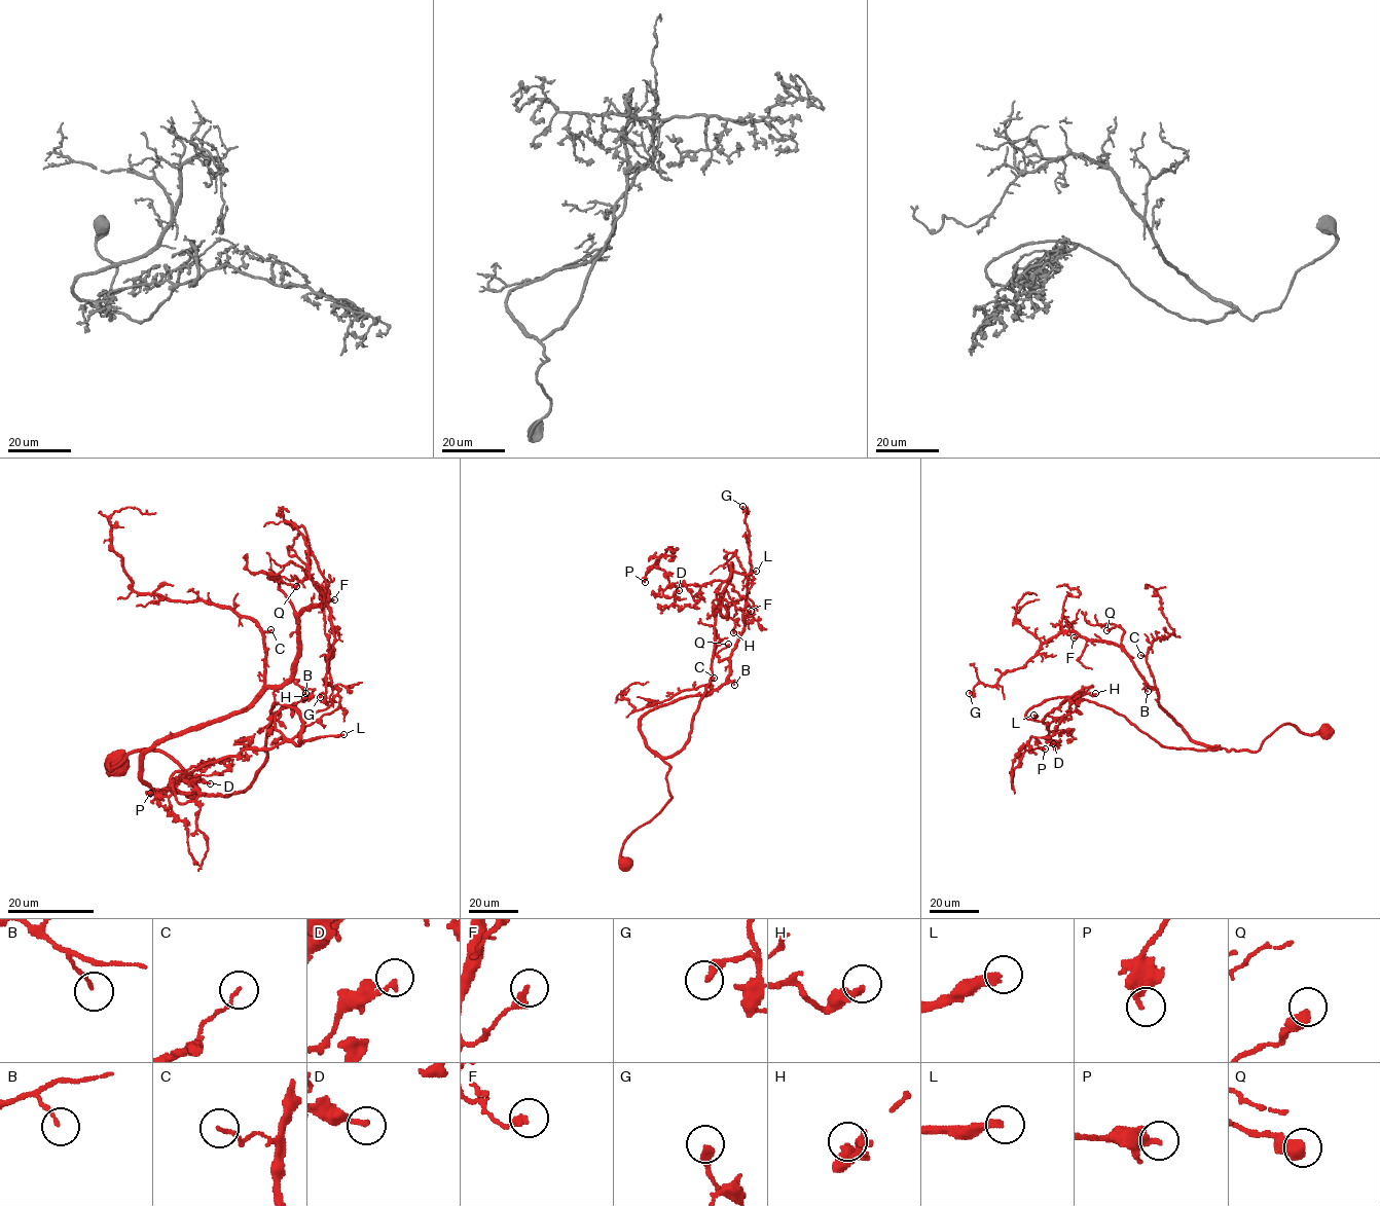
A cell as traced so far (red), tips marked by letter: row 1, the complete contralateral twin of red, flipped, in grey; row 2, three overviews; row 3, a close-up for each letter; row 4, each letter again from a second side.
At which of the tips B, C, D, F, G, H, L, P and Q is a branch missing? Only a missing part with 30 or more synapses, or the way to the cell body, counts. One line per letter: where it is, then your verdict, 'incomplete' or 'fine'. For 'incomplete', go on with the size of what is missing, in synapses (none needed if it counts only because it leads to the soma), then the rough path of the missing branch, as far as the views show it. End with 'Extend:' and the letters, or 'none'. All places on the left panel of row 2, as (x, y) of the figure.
B: place (305, 693); fine
C: place (270, 629); fine
D: place (210, 783); fine
F: place (334, 599); fine
G: place (320, 697); fine
H: place (304, 697); fine
L: place (343, 734); incomplete; 450 synapses
P: place (150, 793); fine
Q: place (296, 586); fine
Extend: L

